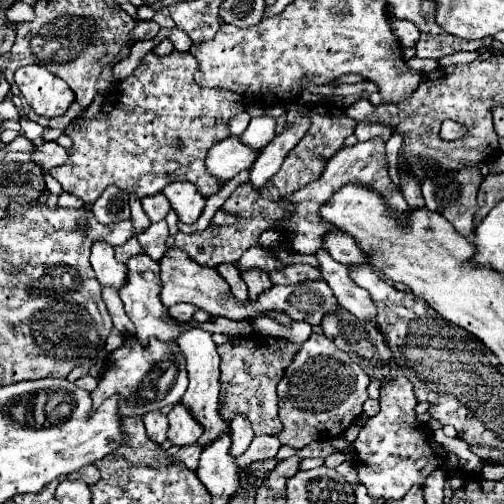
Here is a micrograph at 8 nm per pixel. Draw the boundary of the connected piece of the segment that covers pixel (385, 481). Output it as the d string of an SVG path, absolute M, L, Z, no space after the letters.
M391 361L391 375L393 381L381 389L381 411L367 419L367 425L363 425L357 441L353 443L361 483L367 487L373 499L385 501L401 499L413 485L423 485L427 475L441 467L447 457L445 449L433 439L431 431L427 431L425 425L415 419L417 399L413 395L413 385L407 381L403 371L399 371L395 361Z

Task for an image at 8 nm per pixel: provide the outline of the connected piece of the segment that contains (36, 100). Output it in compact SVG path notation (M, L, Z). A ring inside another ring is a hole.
M39 65L17 69L15 83L31 109L49 119L65 115L73 101L69 85Z

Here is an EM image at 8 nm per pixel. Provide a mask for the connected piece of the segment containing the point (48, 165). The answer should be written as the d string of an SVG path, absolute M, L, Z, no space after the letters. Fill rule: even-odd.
M43 143L35 147L35 153L33 153L33 161L39 163L45 171L51 171L53 167L65 163L67 157L69 157L69 151L57 143Z

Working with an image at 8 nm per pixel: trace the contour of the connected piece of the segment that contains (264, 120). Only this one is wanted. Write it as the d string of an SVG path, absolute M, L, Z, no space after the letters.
M257 117L251 119L245 133L239 137L243 145L251 147L253 151L261 151L271 139L275 137L275 119L273 117Z

